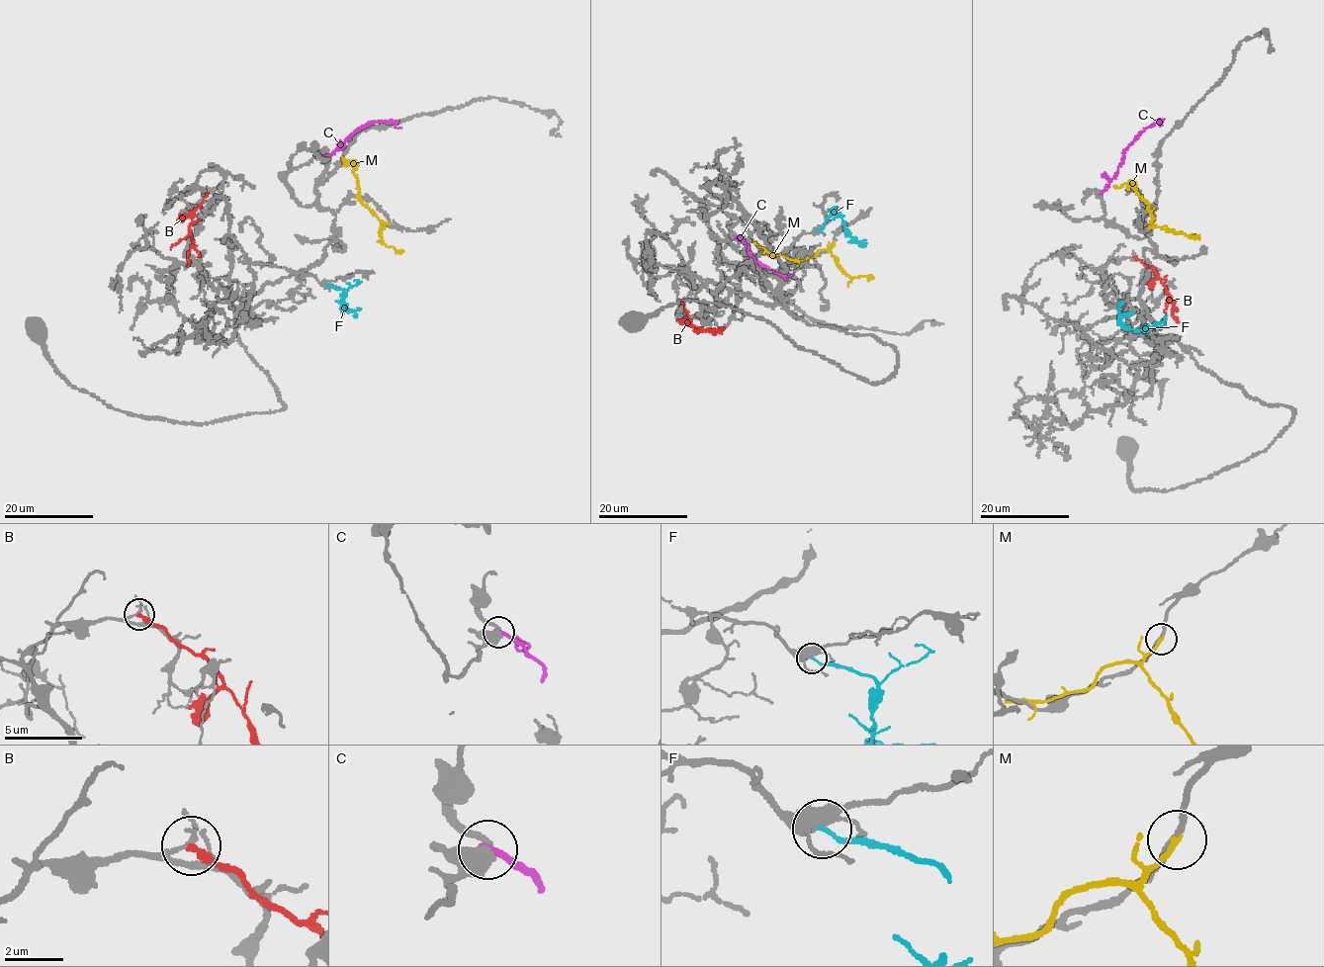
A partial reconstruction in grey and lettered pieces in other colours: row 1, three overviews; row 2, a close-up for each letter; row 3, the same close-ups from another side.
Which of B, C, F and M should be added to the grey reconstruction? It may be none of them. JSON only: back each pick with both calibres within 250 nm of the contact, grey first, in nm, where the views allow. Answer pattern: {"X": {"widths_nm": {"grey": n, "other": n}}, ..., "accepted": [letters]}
{"accepted": []}

